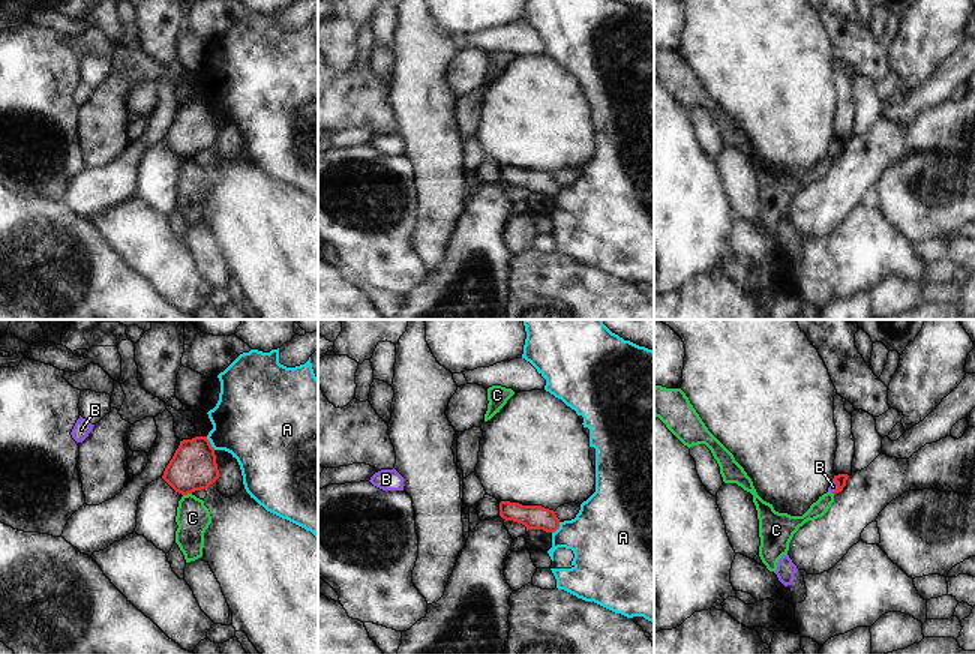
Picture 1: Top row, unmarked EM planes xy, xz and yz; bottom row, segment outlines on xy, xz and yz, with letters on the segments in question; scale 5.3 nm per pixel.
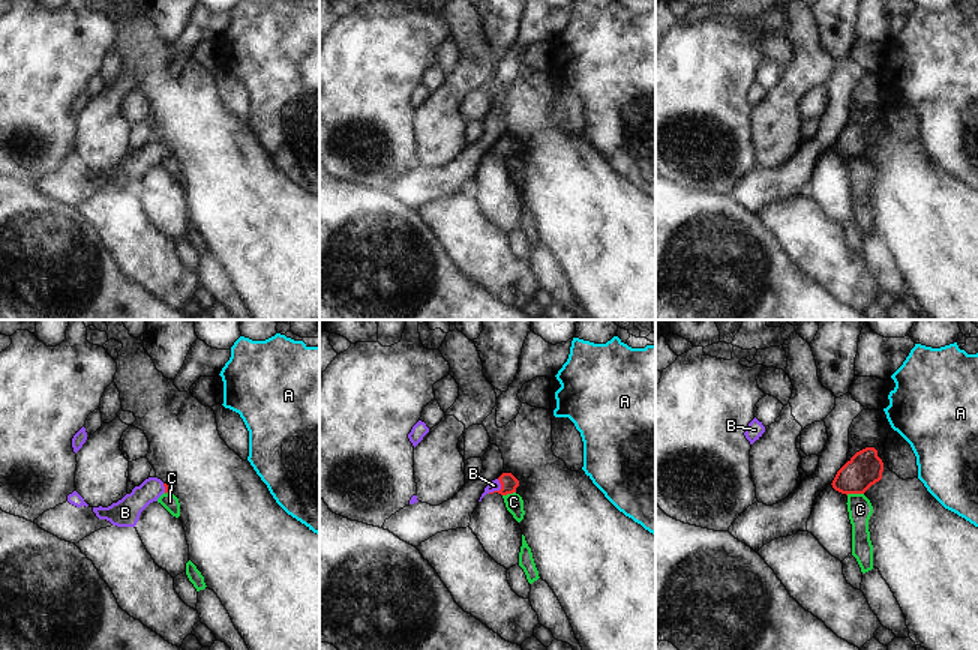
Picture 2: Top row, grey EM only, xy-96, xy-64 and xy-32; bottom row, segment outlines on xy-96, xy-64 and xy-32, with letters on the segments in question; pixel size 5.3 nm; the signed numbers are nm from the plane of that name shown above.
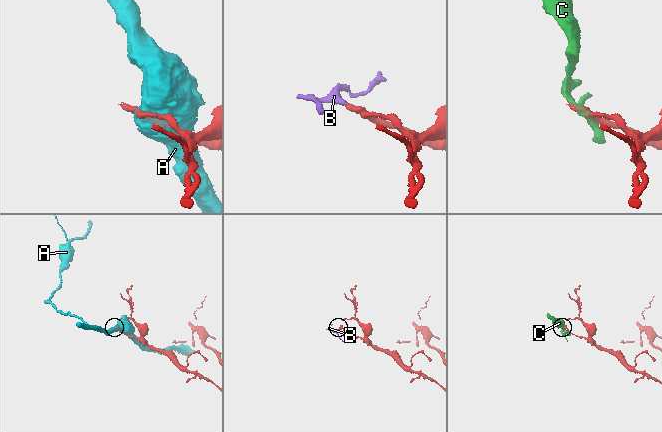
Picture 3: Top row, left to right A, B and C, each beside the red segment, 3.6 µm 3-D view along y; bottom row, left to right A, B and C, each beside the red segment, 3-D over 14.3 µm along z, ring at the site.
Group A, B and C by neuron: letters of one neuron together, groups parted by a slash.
A / B / C

